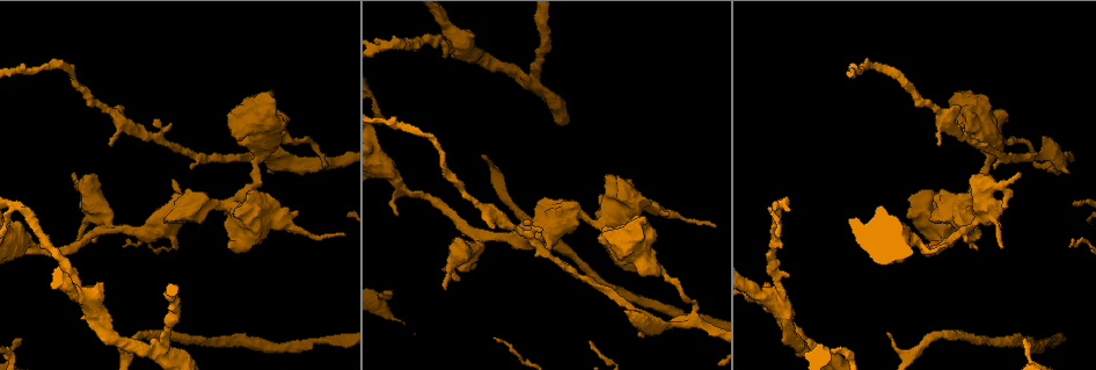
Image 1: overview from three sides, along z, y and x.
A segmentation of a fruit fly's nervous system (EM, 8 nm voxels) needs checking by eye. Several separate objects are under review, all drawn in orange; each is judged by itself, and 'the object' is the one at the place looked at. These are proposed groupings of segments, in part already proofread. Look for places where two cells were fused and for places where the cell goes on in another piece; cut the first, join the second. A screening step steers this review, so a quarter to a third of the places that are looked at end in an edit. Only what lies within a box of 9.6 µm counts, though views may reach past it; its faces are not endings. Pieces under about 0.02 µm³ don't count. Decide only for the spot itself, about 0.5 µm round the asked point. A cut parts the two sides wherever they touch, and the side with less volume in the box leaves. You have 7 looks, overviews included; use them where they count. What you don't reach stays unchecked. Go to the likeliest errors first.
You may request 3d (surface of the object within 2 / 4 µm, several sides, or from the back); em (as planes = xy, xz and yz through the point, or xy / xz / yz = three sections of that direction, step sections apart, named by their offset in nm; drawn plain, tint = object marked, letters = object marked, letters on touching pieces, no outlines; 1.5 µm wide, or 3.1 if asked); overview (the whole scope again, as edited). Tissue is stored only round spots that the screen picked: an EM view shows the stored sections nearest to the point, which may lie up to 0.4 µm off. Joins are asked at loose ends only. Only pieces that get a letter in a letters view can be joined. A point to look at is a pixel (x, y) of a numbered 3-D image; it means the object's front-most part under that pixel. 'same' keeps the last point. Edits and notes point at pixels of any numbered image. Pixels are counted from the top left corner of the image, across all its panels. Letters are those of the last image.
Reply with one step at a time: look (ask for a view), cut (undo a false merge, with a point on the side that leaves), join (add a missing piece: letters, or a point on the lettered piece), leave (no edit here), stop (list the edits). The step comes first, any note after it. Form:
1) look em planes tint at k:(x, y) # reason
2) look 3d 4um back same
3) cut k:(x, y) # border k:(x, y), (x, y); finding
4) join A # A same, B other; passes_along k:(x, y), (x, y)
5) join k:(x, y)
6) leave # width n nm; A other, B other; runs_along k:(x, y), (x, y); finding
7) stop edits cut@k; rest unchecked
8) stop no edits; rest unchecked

look em planes plain at 1:(323, 165) # abrupt turn

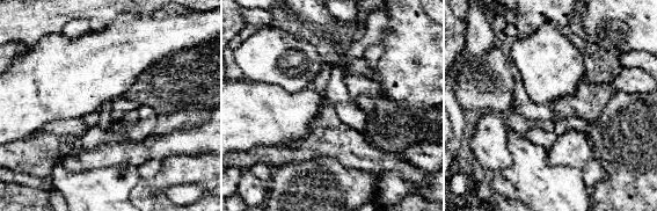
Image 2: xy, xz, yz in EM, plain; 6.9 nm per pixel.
look em planes tint same

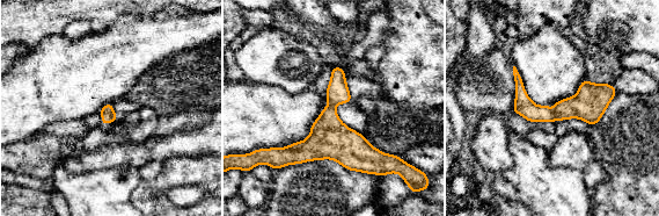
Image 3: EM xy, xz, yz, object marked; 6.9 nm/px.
look em planes letters same # see the neighbours

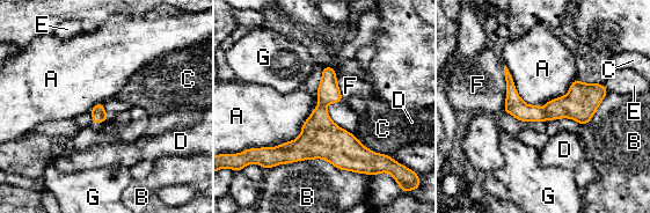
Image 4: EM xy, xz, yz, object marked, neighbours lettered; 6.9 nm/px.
cut 4:(579, 104) # A other, B other, C other, D other, E other, F other, G other; two cells meet here

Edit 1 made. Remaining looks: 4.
look em planes letters at 1:(444, 287)

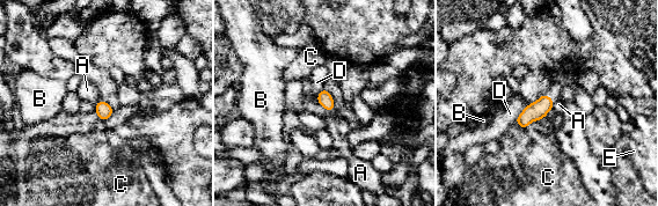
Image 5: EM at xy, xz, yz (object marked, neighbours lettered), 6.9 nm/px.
leave # A other, B other, C other, D other, E other; no lettered piece goes on from it

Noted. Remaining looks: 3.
look em planes letters at 1:(1007, 120) # branch stops here

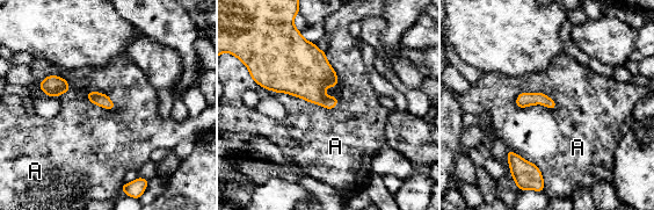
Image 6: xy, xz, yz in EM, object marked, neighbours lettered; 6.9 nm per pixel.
leave # A other; border 6:(38, 87), (59, 75), (70, 91); none of them fits

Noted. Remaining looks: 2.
stop edits cut@4; rest unchecked

